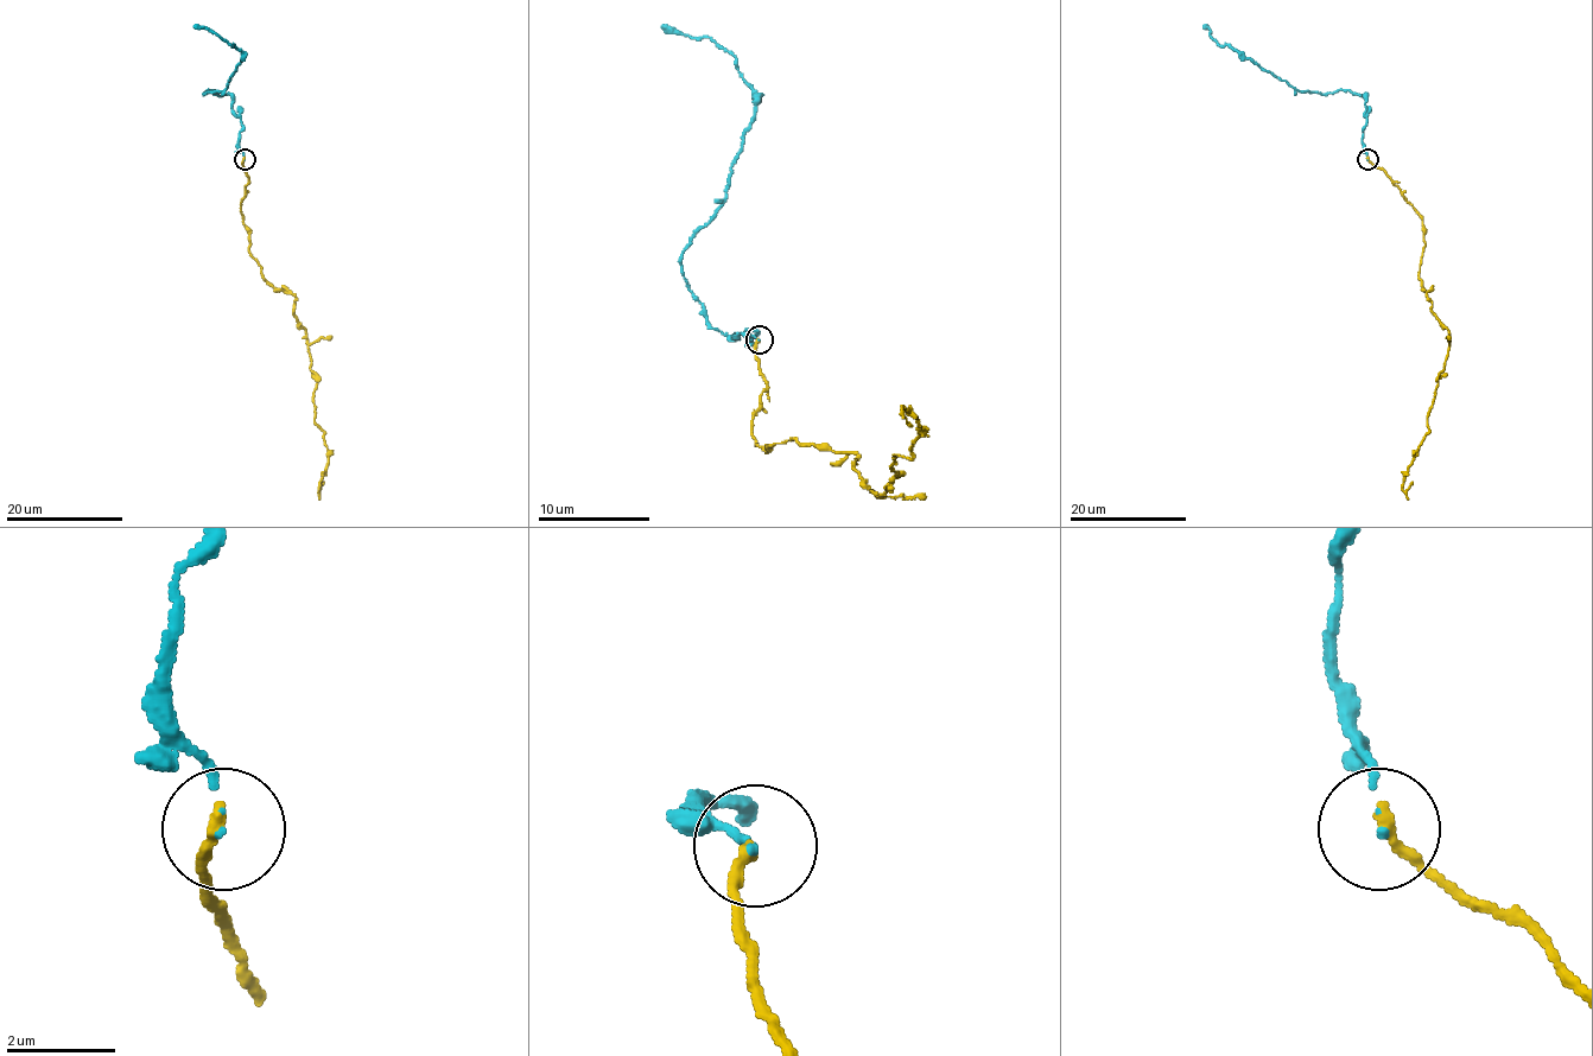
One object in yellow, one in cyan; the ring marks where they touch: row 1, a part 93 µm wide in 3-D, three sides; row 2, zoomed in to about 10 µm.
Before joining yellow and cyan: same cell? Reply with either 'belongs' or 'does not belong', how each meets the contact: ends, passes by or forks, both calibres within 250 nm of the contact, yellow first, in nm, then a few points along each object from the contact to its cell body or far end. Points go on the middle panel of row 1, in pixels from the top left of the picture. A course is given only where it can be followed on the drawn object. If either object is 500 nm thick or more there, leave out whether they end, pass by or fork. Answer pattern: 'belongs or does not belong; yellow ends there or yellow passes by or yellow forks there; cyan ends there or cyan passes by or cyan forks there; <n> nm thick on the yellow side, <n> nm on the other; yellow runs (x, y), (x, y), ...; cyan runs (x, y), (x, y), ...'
belongs; yellow ends there; cyan ends there; 240 nm thick on the yellow side, 40 nm on the other; yellow runs (759, 338), (755, 445), (854, 451), (882, 496), (899, 476), (893, 453), (918, 439), (901, 406), (913, 426); cyan runs (759, 338), (711, 325), (680, 255), (725, 196), (753, 89), (708, 37), (660, 25)

